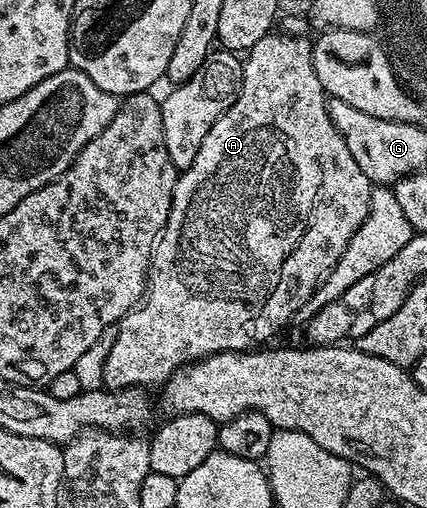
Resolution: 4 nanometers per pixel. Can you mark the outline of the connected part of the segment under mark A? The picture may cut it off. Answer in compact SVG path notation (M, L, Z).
M272 31L267 34L265 39L261 39L261 43L257 43L252 49L246 50L245 60L243 61L243 82L241 83L241 91L237 95L237 99L233 103L233 107L229 107L229 111L225 111L225 115L221 115L221 119L217 119L217 123L213 123L209 135L205 135L205 139L201 139L201 147L197 151L197 159L193 159L193 163L188 169L182 170L175 178L175 190L173 191L173 199L171 200L171 210L167 216L167 222L159 235L158 241L155 242L155 250L151 252L151 267L147 271L147 292L145 300L136 305L119 320L117 328L114 330L115 338L111 341L111 346L107 349L107 355L102 358L103 363L103 382L106 388L114 391L116 389L134 389L136 387L148 387L147 385L162 386L170 377L175 374L175 370L183 368L184 365L199 360L200 357L208 357L211 353L229 353L232 351L247 351L252 347L262 346L278 329L283 329L292 320L294 313L307 299L313 296L314 291L320 285L323 278L330 272L331 268L341 259L342 252L345 251L346 245L353 237L354 233L361 227L363 220L366 219L367 213L370 211L370 199L373 190L372 181L367 178L357 167L357 162L349 153L346 147L346 141L339 133L334 125L333 119L330 118L328 109L328 96L321 87L321 79L317 79L317 71L313 67L313 55L311 54L312 42L306 36L291 36L284 31Z

